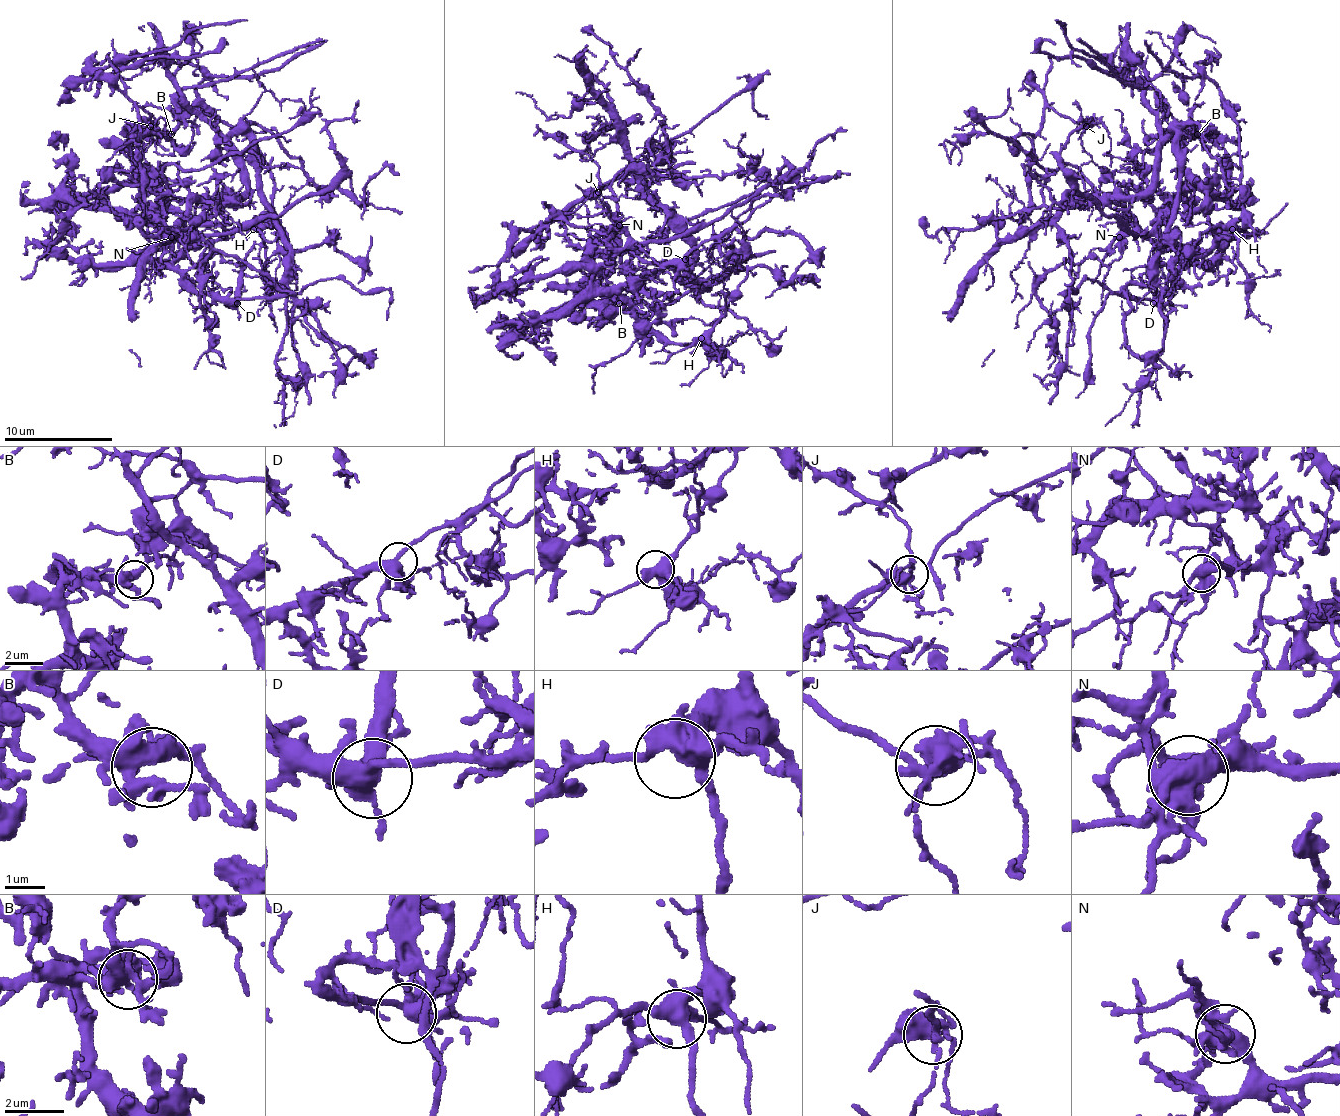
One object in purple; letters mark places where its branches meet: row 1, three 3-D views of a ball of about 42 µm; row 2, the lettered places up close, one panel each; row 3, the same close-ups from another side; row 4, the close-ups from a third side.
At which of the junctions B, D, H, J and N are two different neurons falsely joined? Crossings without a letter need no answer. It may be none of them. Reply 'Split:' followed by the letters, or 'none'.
Split: J, N

